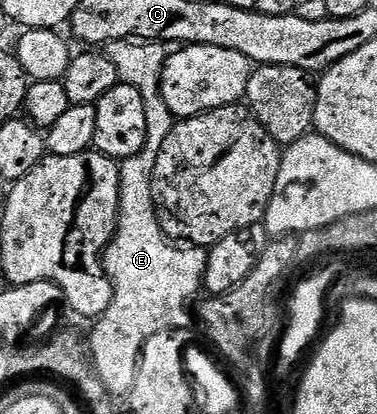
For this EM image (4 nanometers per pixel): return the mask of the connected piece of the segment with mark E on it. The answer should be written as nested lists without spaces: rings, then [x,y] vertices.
[[[111,42],[105,47],[104,52],[112,64],[116,64],[116,72],[119,79],[125,85],[136,88],[140,96],[144,96],[144,113],[148,119],[148,132],[144,148],[134,158],[127,158],[118,167],[120,172],[120,204],[118,205],[118,227],[114,230],[114,238],[104,251],[104,265],[106,276],[114,285],[112,304],[93,323],[90,330],[90,342],[88,338],[88,354],[92,359],[94,371],[105,384],[106,391],[111,396],[129,395],[134,387],[138,362],[142,358],[144,344],[156,332],[165,330],[184,330],[192,322],[192,303],[199,297],[204,283],[202,277],[206,271],[207,251],[200,246],[179,244],[173,241],[162,231],[156,216],[156,208],[152,200],[152,180],[156,168],[156,156],[168,136],[172,132],[176,121],[174,113],[164,104],[162,95],[162,65],[166,63],[168,54],[158,44],[127,44],[126,42]]]

